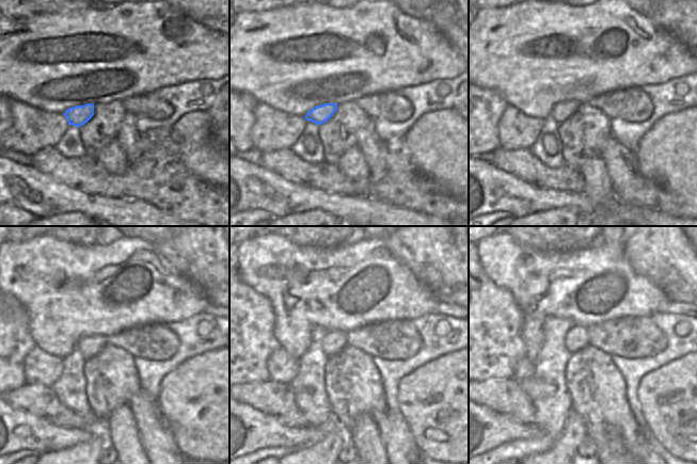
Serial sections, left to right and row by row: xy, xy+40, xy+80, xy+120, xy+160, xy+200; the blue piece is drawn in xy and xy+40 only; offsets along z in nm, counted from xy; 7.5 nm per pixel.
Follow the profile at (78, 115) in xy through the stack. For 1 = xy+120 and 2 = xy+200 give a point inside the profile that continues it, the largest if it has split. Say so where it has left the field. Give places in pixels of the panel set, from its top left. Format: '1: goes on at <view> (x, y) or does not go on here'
1: goes on at xy+120 (90, 346)
2: goes on at xy+200 (575, 339)

